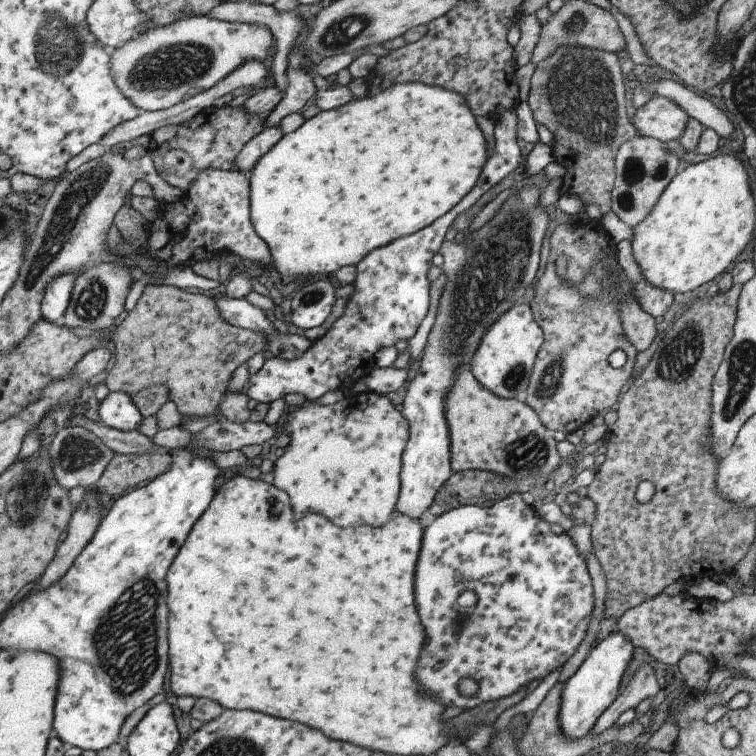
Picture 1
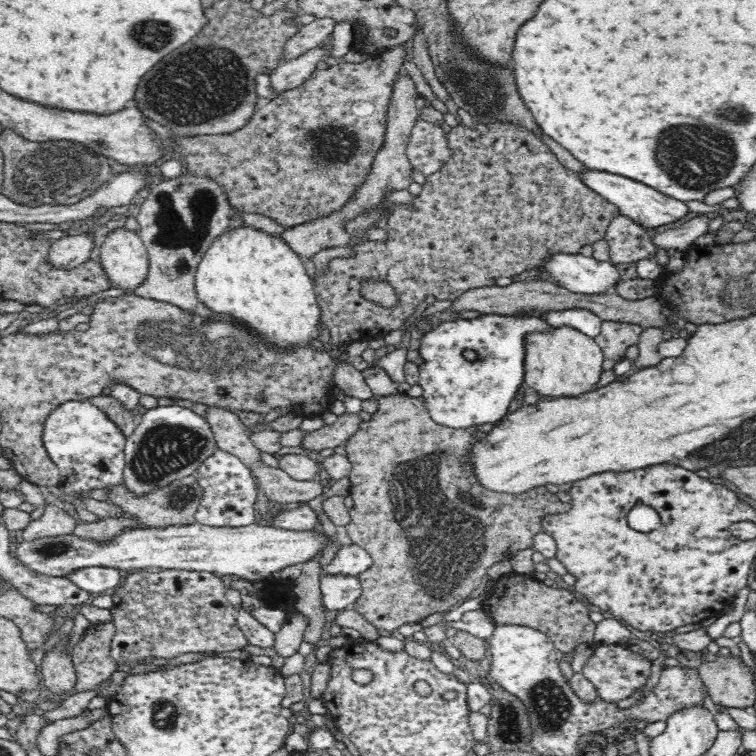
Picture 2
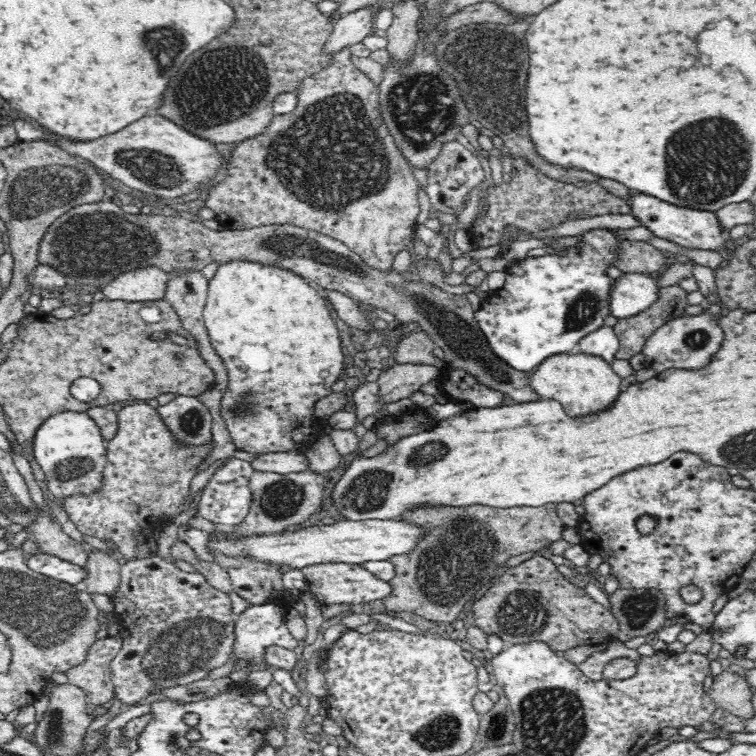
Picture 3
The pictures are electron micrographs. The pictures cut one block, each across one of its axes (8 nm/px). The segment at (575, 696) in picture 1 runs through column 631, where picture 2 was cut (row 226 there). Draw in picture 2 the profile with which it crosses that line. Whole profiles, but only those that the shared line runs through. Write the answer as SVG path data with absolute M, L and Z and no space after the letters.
M587 167L586 170L582 170L582 172L577 174L589 190L610 202L611 205L616 206L622 215L627 216L638 224L643 224L645 228L656 228L661 225L670 224L670 222L682 218L689 210L684 202L675 200L666 194L659 193L658 190L654 190L642 182L637 182L624 176L595 169L591 170Z

